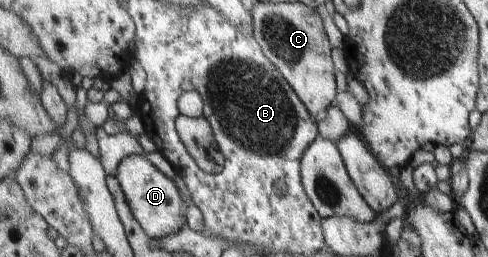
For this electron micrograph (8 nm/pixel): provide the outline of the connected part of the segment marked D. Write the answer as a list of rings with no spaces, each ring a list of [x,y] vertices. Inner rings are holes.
[[[141,154],[125,157],[115,176],[122,184],[132,213],[150,237],[165,238],[186,225],[187,207],[184,207],[176,183],[160,173],[148,157]]]

